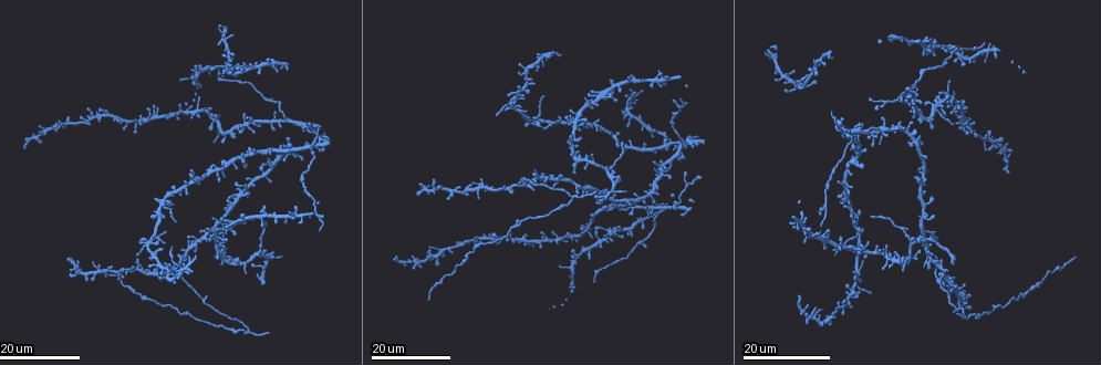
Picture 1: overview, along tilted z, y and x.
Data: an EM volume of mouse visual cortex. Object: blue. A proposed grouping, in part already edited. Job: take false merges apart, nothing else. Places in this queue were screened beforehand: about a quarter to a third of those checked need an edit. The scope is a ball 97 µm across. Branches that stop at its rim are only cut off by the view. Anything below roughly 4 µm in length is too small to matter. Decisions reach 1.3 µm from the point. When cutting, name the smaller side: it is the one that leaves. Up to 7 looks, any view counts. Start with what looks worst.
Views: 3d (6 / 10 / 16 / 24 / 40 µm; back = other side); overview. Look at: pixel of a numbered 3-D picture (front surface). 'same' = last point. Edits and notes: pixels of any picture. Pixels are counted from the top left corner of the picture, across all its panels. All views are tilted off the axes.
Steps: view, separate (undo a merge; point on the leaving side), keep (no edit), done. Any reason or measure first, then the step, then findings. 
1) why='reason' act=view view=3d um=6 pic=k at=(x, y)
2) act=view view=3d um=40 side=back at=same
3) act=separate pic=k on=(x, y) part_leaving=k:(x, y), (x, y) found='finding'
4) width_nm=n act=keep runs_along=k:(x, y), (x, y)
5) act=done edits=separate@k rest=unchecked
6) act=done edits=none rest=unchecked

why='small branch off a trunk' act=view view=3d um=24 pic=1 at=(860, 235)

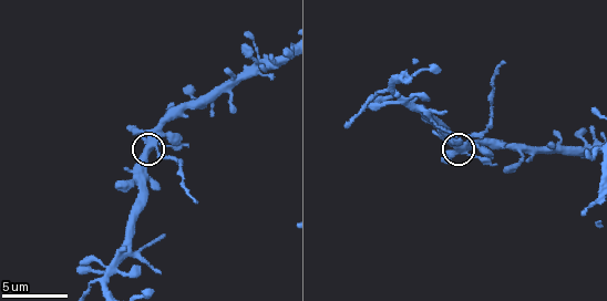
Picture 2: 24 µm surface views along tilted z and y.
act=view view=3d um=6 pic=2 at=(464, 147)

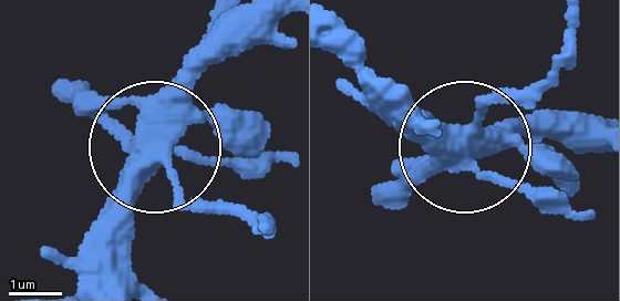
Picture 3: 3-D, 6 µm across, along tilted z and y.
side_arm_um=10 arms=4 act=separate pic=3 on=(239, 211) found='two cells meet here'

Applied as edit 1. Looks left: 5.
why='see it whole again' act=view view=overview

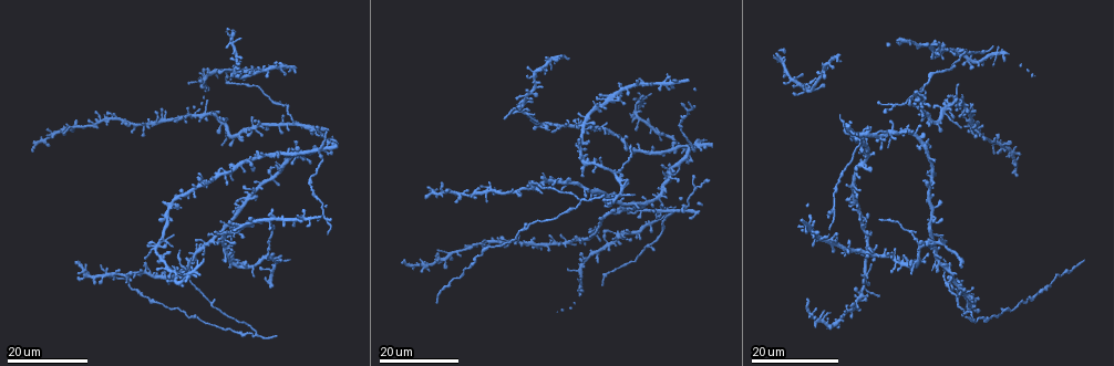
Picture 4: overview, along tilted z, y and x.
why='four arms meet' act=view view=3d um=16 pic=4 at=(620, 193)

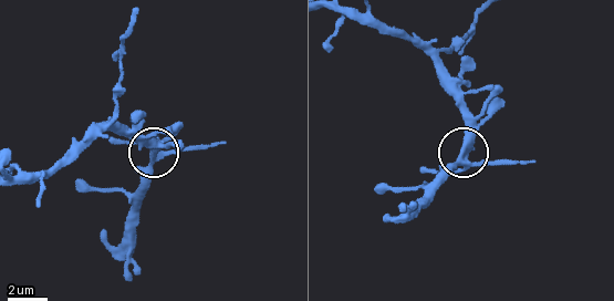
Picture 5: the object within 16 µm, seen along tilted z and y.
why='closer look' act=view view=3d um=6 pic=5 at=(153, 157)

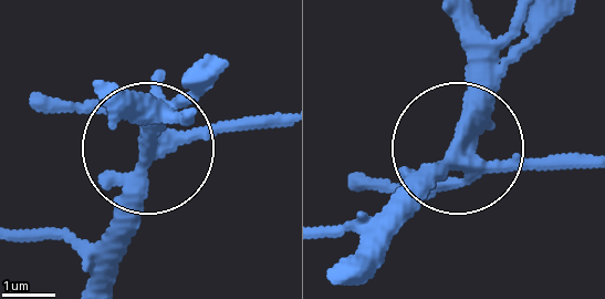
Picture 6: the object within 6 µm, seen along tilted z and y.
act=keep runs_along=6:(113, 101), (164, 141), (282, 129) found='all the same cell'

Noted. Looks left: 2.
act=view view=3d um=24 pic=4 at=(318, 151)

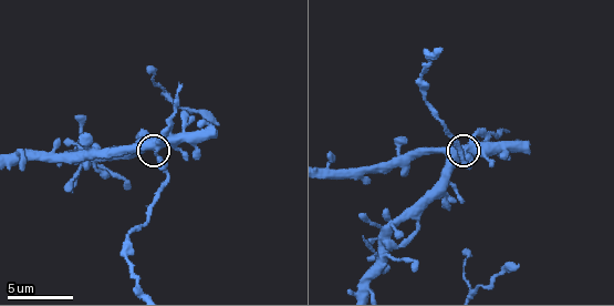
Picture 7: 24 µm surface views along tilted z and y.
why='closer look' act=view view=3d um=10 pic=7 at=(154, 153)

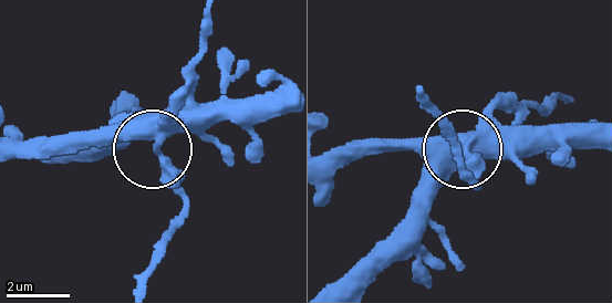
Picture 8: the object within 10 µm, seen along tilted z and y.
width_nm=400 act=separate pic=8 on=(161, 157) part_leaving=8:(169, 129), (161, 149), (185, 215), (144, 285) found='a second cell is stuck on'

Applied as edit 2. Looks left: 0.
act=done edits=separate@3,separate@8 rest=unchecked

